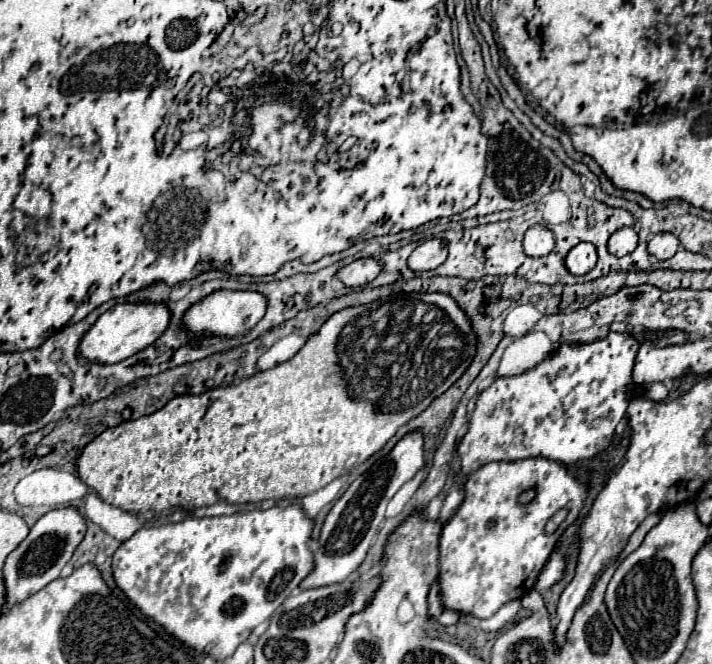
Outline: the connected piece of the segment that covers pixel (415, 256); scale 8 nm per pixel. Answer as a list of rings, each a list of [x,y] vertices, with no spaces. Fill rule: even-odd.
[[[427,239],[411,253],[407,265],[411,271],[423,273],[439,267],[445,259],[447,259],[447,243],[441,239]]]

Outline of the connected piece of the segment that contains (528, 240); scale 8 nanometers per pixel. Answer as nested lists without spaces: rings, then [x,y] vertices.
[[[535,225],[525,231],[523,249],[529,257],[543,257],[551,253],[553,247],[555,247],[555,237],[545,225]]]

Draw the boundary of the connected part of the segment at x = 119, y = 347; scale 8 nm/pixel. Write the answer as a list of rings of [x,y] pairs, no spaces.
[[[119,303],[111,307],[107,313],[103,313],[95,321],[95,325],[83,335],[83,341],[79,343],[79,357],[103,365],[119,363],[135,355],[139,349],[151,345],[157,337],[163,335],[167,325],[169,325],[169,311],[163,303],[141,303],[141,305]]]

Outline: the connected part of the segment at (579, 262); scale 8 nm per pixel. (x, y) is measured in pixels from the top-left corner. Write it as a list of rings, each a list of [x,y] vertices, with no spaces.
[[[579,243],[567,253],[567,269],[573,275],[585,275],[589,273],[597,263],[597,251],[591,243]]]

